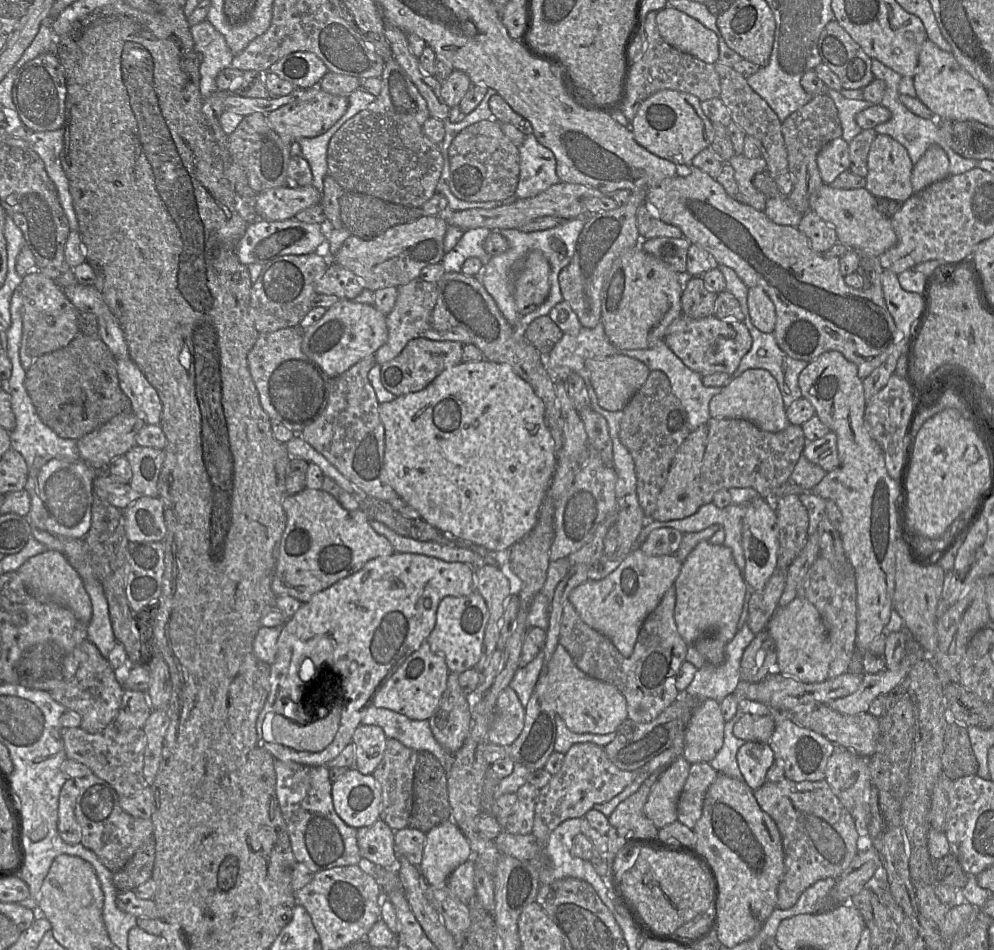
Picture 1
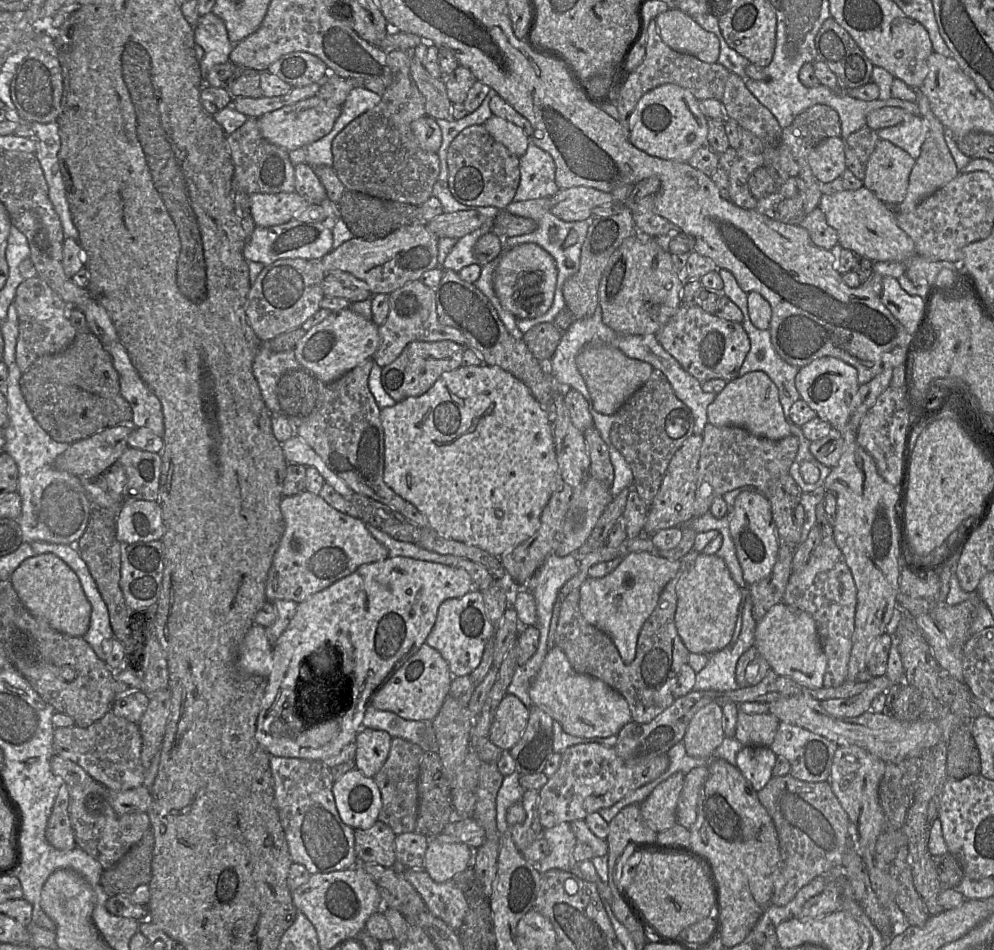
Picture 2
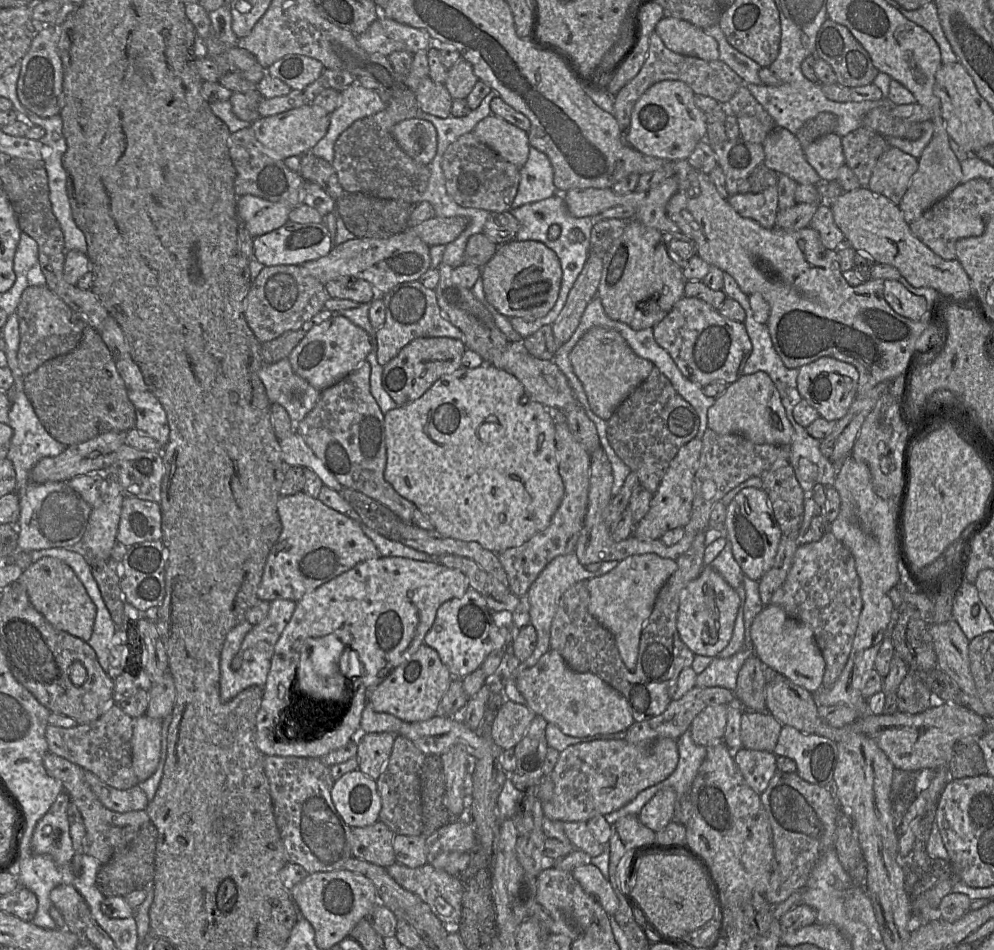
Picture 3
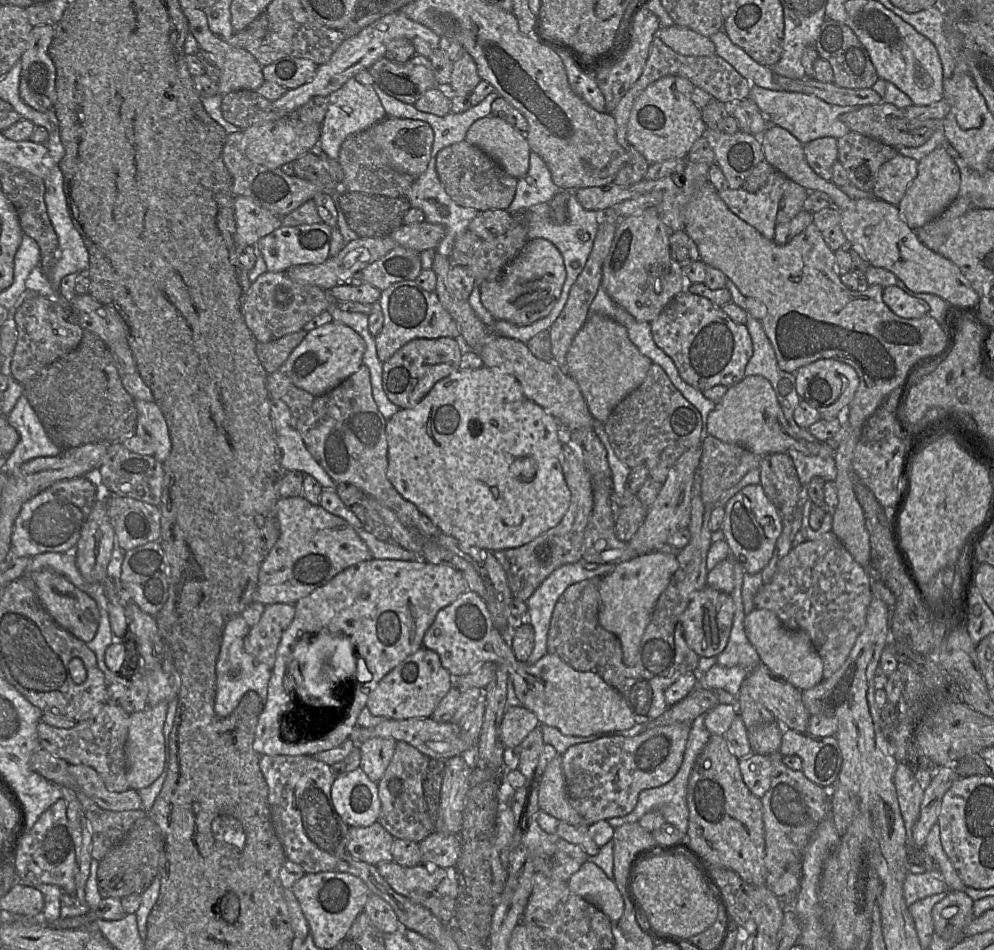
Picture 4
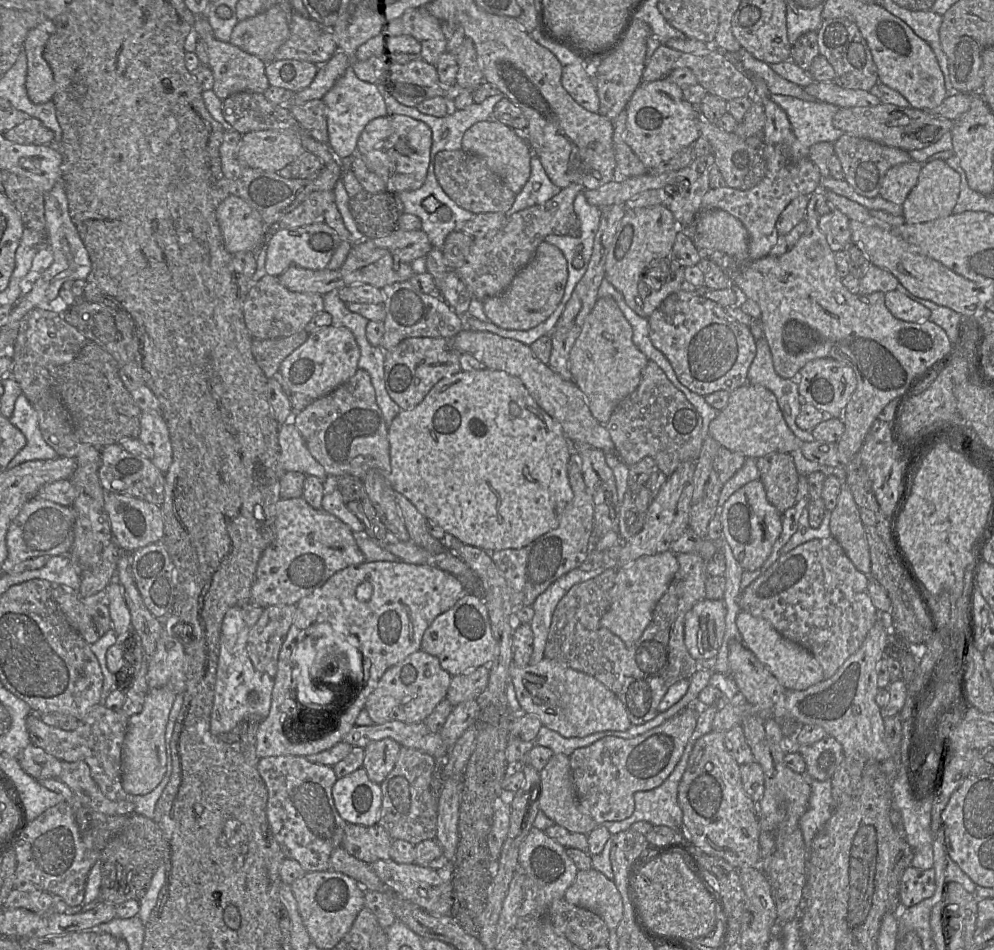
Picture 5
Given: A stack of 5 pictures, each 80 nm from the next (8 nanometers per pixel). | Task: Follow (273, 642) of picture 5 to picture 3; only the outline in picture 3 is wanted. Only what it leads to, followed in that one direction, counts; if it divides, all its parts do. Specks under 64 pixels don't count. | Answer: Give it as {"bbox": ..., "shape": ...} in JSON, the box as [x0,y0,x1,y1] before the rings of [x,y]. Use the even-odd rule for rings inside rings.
{"bbox":[241,600,296,659],"shape":[[[292,600],[271,601],[267,616],[252,627],[245,636],[241,649],[257,649],[271,659],[275,645],[289,623],[295,607],[296,602]]]}

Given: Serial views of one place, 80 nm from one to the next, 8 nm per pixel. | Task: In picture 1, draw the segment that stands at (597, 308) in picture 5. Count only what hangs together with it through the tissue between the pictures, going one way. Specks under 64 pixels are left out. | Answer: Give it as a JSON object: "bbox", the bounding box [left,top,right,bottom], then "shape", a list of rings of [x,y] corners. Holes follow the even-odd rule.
{"bbox":[585,355,650,411],"shape":[[[625,355],[587,359],[585,367],[599,405],[608,411],[623,410],[650,374],[643,362]]]}

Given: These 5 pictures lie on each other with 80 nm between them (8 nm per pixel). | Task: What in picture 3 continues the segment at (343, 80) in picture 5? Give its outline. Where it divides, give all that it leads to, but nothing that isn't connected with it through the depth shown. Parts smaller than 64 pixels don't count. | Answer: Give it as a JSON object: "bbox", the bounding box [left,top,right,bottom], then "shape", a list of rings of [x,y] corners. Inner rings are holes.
{"bbox":[310,79,386,163],"shape":[[[356,79],[341,91],[341,104],[330,114],[327,133],[310,152],[332,163],[334,144],[340,134],[355,121],[374,115],[385,107],[386,104],[375,90],[364,88]]]}

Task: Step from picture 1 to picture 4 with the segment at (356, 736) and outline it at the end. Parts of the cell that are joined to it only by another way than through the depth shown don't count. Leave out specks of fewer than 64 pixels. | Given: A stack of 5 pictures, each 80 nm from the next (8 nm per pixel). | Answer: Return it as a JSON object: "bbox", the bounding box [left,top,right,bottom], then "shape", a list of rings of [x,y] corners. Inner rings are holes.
{"bbox":[358,737,396,783],"shape":[[[375,737],[358,745],[361,752],[360,767],[370,780],[378,783],[390,764],[396,742],[392,738]]]}

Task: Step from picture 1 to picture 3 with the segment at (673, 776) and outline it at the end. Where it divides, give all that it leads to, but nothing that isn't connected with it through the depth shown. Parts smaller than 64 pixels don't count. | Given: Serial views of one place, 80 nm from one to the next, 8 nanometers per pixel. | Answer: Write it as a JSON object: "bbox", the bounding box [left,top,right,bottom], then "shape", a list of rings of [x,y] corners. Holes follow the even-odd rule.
{"bbox":[639,788,676,832],"shape":[[[672,788],[659,790],[642,808],[639,820],[654,832],[664,829],[676,819],[676,792]]]}

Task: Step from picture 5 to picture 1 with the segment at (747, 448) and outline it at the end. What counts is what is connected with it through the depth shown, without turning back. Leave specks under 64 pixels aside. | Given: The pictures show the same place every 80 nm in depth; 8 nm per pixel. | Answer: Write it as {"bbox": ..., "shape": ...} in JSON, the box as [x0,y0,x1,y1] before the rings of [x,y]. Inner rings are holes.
{"bbox":[709,368,790,433],"shape":[[[762,368],[747,369],[723,386],[723,390],[710,400],[709,412],[712,418],[745,419],[764,431],[774,433],[790,424],[777,381],[769,371]]]}

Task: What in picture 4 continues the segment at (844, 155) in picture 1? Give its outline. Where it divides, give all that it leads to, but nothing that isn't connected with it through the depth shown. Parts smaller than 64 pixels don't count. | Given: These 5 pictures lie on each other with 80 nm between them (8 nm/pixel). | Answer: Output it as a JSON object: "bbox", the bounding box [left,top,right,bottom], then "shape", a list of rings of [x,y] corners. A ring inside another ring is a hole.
{"bbox":[803,137,838,181],"shape":[[[824,137],[803,146],[806,161],[812,170],[826,181],[833,177],[833,167],[838,161],[838,139]]]}

